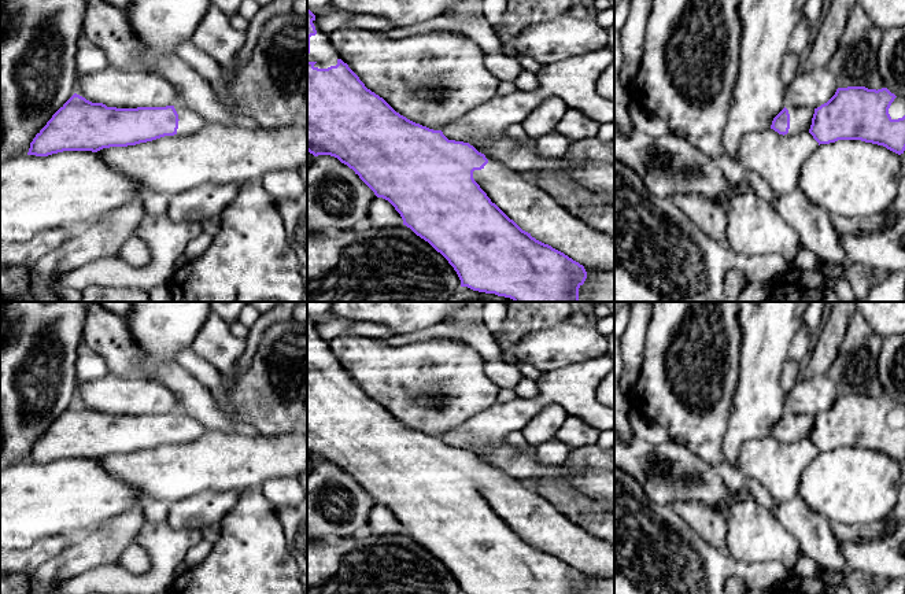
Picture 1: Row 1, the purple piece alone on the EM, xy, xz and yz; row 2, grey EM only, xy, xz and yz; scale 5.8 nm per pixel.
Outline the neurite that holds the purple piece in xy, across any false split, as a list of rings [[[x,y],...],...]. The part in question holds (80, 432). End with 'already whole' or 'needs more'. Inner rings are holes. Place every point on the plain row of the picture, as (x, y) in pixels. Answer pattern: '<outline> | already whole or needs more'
[[[74,401],[36,442],[27,462],[48,464],[63,458],[97,460],[165,443],[185,443],[207,428],[181,409],[166,414],[117,416],[92,410]]] | needs more

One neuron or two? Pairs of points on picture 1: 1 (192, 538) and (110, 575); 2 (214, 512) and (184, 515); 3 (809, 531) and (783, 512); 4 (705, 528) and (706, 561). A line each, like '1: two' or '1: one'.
1: one
2: one
3: one
4: two

